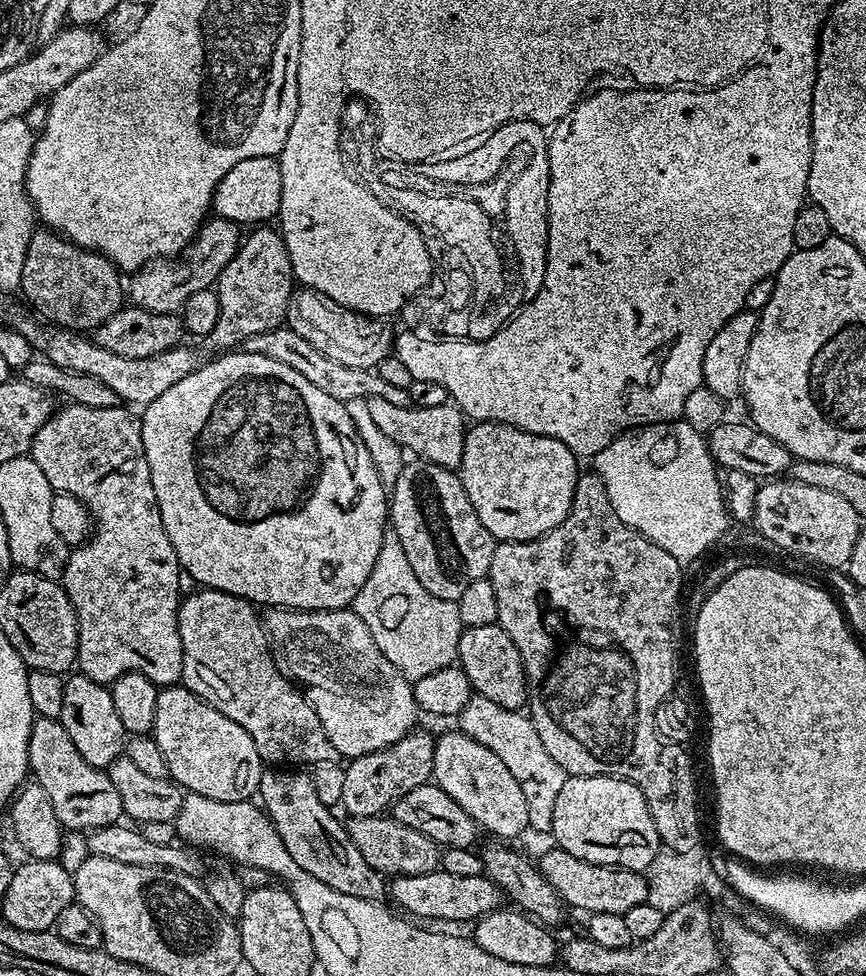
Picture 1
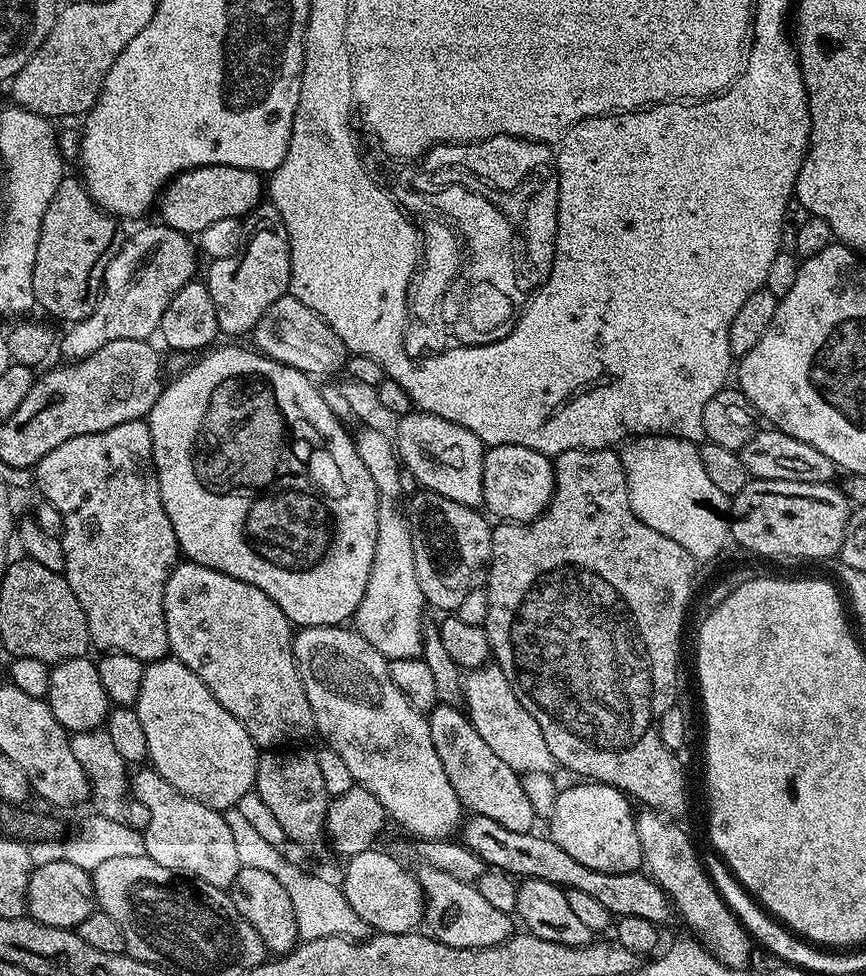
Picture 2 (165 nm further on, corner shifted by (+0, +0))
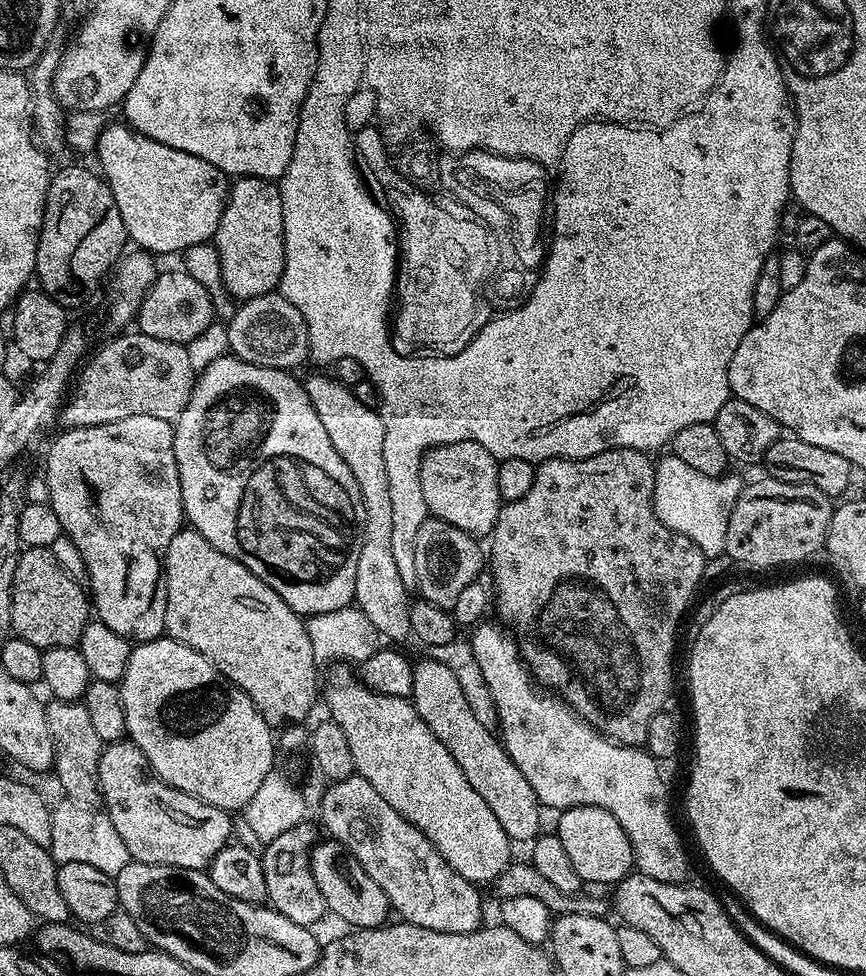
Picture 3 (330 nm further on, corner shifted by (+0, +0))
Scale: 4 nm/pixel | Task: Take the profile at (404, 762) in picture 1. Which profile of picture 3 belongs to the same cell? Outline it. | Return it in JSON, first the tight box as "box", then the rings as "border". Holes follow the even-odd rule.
{"box":[260,820,328,928],"border":[[[303,820],[278,838],[265,843],[260,856],[262,874],[266,874],[267,903],[276,911],[286,914],[290,922],[311,928],[328,912],[312,870],[311,850],[316,846],[319,834],[318,828],[316,830],[309,821]]]}

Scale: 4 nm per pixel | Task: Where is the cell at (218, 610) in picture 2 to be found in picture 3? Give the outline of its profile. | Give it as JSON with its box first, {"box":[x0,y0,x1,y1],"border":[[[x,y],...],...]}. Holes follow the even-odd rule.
{"box":[162,526,318,730],"border":[[[190,526],[181,527],[180,532],[174,534],[174,538],[164,555],[162,579],[166,586],[166,622],[164,623],[164,630],[167,639],[182,642],[186,646],[190,646],[190,650],[198,650],[206,658],[210,658],[210,662],[214,662],[214,666],[226,679],[237,684],[248,695],[250,702],[254,702],[254,706],[260,711],[264,721],[272,725],[273,729],[280,730],[285,726],[303,725],[305,723],[304,719],[312,712],[312,703],[318,700],[318,684],[316,688],[318,661],[314,654],[314,646],[310,642],[308,625],[302,619],[300,613],[294,611],[290,606],[286,606],[286,602],[282,602],[280,595],[274,590],[270,590],[270,586],[266,586],[266,582],[262,582],[262,578],[258,578],[250,570],[246,570],[246,566],[242,566],[242,562],[238,562],[234,558],[222,554],[222,550],[210,546],[210,542],[206,542],[206,538],[202,538],[202,534],[198,534]]]}

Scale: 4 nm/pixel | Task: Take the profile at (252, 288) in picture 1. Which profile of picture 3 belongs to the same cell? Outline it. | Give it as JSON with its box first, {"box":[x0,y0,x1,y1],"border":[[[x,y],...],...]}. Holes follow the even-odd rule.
{"box":[214,176,284,302],"border":[[[257,176],[233,179],[214,243],[222,262],[222,282],[233,301],[243,302],[277,291],[284,273],[284,223],[279,183]]]}

